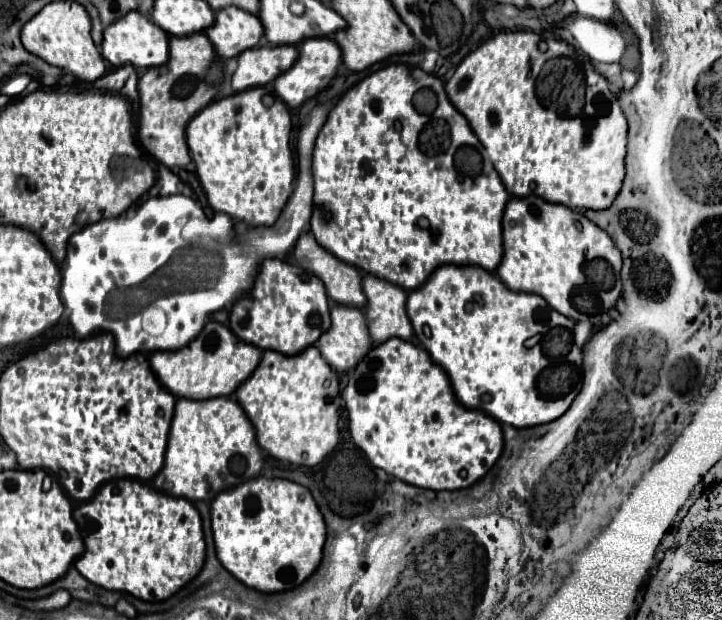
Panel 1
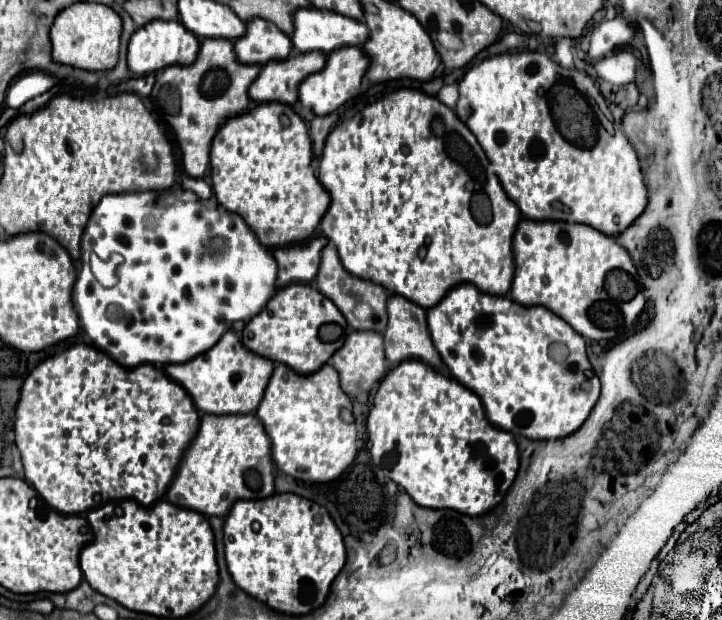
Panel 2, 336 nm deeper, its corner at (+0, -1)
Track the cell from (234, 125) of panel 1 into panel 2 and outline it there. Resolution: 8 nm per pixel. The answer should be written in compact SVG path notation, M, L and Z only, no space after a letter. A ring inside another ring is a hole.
M263 102L247 112L231 116L219 126L211 144L211 188L217 202L229 212L241 214L241 218L245 218L249 228L257 234L259 242L267 248L279 248L311 238L325 210L329 208L329 194L315 178L311 168L309 130L303 118L291 106L279 102ZM281 112L287 112L291 120L287 128L283 128L279 122Z

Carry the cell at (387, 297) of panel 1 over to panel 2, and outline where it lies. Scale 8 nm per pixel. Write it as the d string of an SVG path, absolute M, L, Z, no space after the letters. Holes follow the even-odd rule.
M395 294L387 300L387 312L389 324L385 330L385 356L391 362L391 366L397 366L399 362L409 358L417 358L421 362L425 360L435 370L441 370L441 356L437 354L437 350L433 350L433 342L429 342L429 328L425 326L425 308Z

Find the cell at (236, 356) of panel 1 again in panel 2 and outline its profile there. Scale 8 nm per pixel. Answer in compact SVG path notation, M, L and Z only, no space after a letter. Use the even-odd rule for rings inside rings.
M227 330L219 342L209 348L205 354L183 362L169 364L165 372L171 380L181 384L187 394L193 398L193 404L199 412L207 414L247 414L255 412L263 398L263 390L271 378L273 362L267 358L259 358L251 350L247 350L233 330Z

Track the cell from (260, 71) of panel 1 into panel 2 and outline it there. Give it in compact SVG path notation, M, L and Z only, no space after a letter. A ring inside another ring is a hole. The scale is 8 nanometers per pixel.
M309 52L289 56L287 60L267 62L259 76L249 86L249 98L255 102L297 102L297 86L299 82L321 70L325 66L325 54Z

